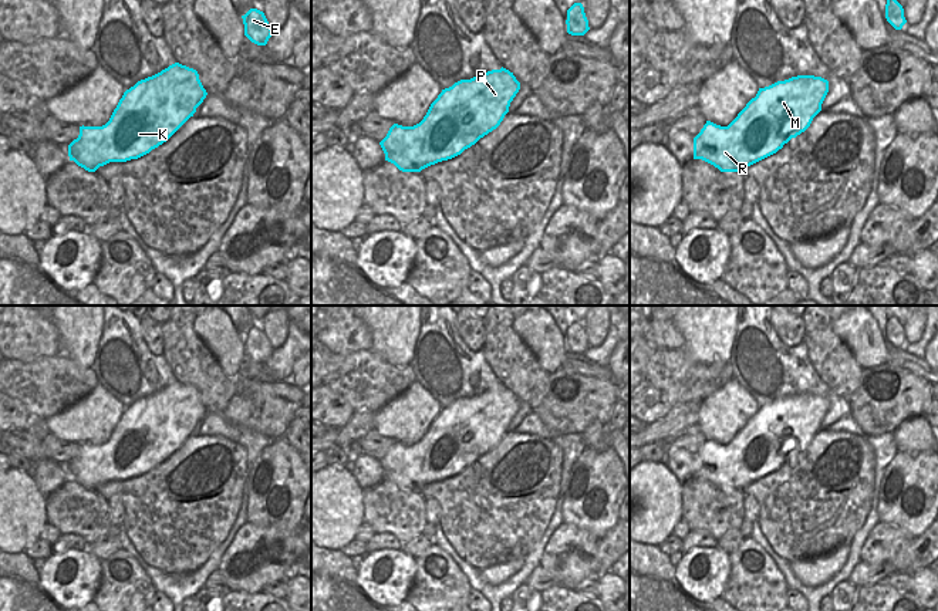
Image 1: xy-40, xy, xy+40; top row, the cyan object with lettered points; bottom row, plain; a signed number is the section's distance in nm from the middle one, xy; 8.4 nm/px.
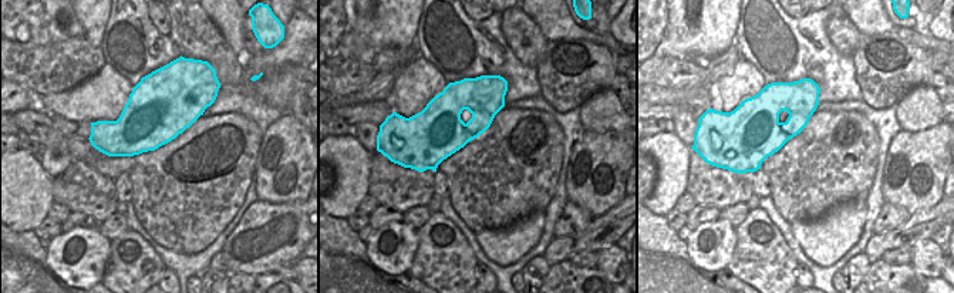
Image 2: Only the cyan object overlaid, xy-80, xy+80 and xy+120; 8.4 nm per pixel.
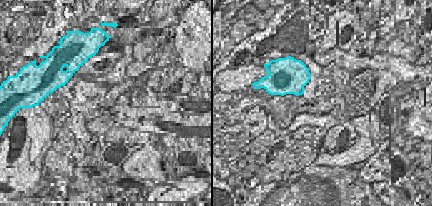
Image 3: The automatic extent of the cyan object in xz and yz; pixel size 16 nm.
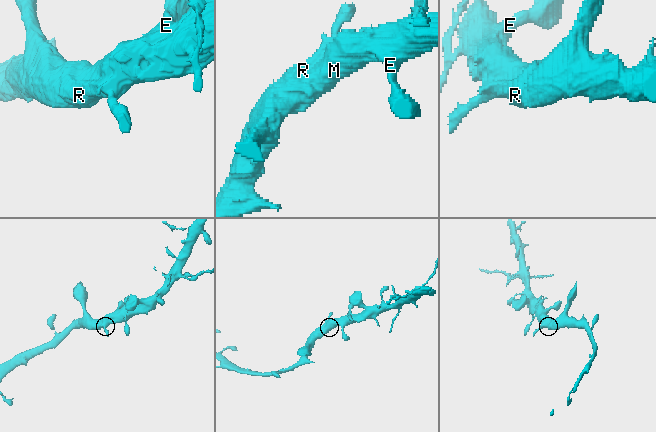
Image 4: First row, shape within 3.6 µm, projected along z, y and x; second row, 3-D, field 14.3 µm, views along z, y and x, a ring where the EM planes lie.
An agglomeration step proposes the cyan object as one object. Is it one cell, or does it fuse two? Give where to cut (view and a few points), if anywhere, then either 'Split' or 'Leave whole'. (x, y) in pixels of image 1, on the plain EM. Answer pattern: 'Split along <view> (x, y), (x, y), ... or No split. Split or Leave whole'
No split. Leave whole

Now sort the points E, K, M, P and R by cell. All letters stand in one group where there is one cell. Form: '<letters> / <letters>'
E K M P R

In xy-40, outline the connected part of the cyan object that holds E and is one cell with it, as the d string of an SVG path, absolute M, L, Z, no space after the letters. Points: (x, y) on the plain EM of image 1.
M250 327L242 334L244 342L244 354L257 364L266 364L273 348L263 330Z

